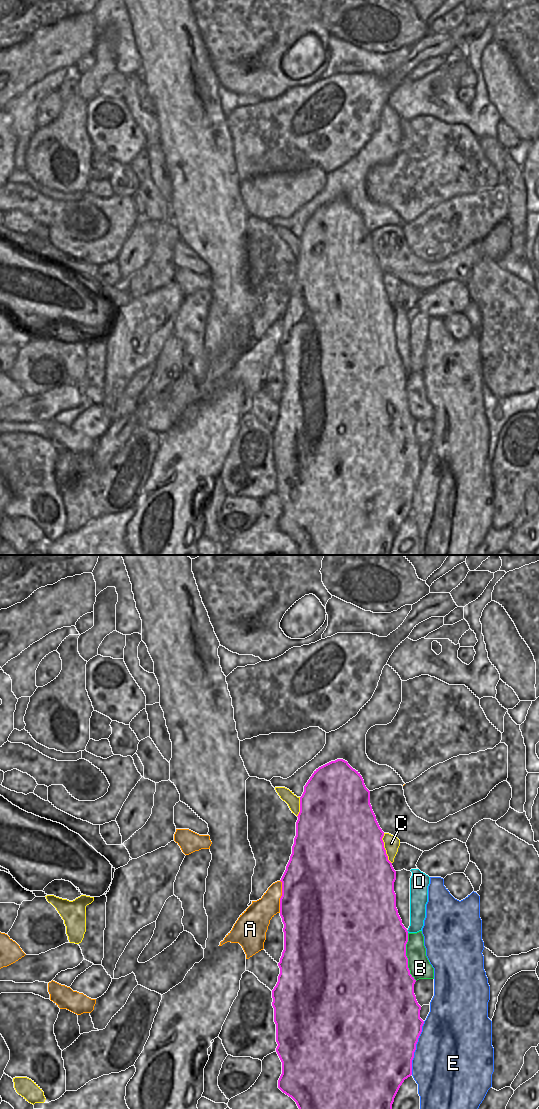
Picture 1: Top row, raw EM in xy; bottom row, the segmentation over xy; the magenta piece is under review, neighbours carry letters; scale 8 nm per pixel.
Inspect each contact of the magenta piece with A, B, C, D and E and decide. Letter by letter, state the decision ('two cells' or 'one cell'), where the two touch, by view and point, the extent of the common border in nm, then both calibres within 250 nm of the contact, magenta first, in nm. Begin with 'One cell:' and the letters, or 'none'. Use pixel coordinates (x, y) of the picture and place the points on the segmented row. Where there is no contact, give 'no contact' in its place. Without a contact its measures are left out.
One cell: none
A: two cells; meets magenta in xy at (281, 896); contact 260 nm long; 500 nm thick on the magenta side, 220 nm on the other
B: two cells; meets magenta in xy at (406, 957); contact 400 nm long; 500 nm thick on the magenta side, 180 nm on the other
C: two cells; meets magenta in xy at (384, 848); contact 260 nm long; 500 nm thick on the magenta side, 130 nm on the other
D: two cells; meets magenta in xy at (407, 931); contact 30 nm long; 480 nm thick on the magenta side, 130 nm on the other
E: two cells; meets magenta in xy at (415, 1048); contact 440 nm long; 500 nm thick on the magenta side, 500 nm on the other

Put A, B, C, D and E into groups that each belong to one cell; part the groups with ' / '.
A / B / C / D / E

